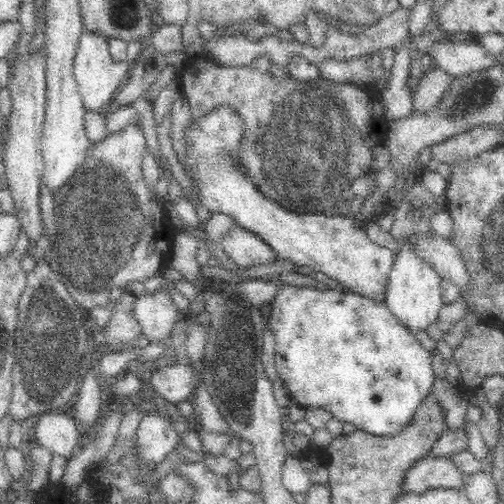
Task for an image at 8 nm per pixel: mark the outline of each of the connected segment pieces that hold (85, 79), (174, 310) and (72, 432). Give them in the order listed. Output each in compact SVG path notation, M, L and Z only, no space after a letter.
M84 29L81 32L76 54L74 54L74 78L76 88L80 98L82 99L86 111L103 112L106 110L107 104L112 99L115 92L124 84L129 72L133 69L130 62L115 62L109 54L108 37L102 33L90 32Z
M165 288L152 293L145 291L136 300L132 313L140 325L141 333L147 336L150 343L166 339L174 328L176 317L182 314Z
M71 409L46 412L39 417L34 432L38 445L68 460L76 452L80 437Z

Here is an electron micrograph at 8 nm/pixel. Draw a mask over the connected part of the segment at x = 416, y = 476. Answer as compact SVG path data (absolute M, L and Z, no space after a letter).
M427 457L416 462L402 484L403 492L424 494L428 490L462 489L464 474L456 468L450 457Z

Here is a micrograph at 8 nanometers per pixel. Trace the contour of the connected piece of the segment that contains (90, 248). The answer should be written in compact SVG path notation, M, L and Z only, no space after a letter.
M138 119L129 122L120 131L108 134L101 141L90 145L80 171L54 194L57 238L52 247L48 246L47 258L52 269L61 276L72 298L86 312L108 305L112 288L123 288L130 282L144 282L157 276L168 263L177 228L171 221L169 211L159 211L154 193L144 181L142 160L146 148L140 122Z

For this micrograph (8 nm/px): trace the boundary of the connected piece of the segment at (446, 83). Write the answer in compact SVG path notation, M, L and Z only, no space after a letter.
M426 69L412 91L413 113L425 113L431 111L444 93L450 88L454 76L448 75L444 71L437 69Z

